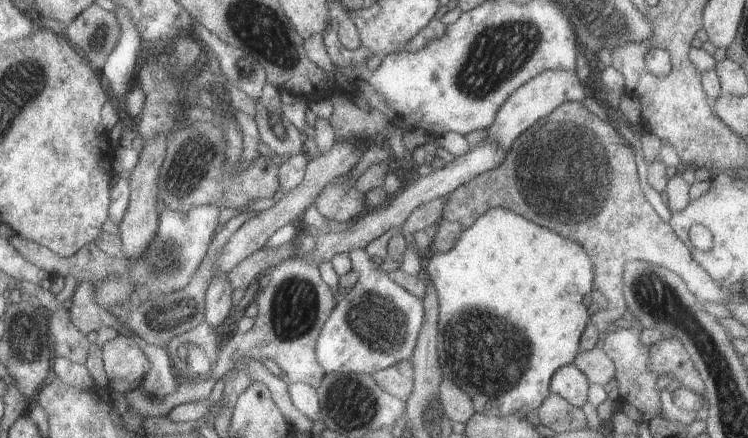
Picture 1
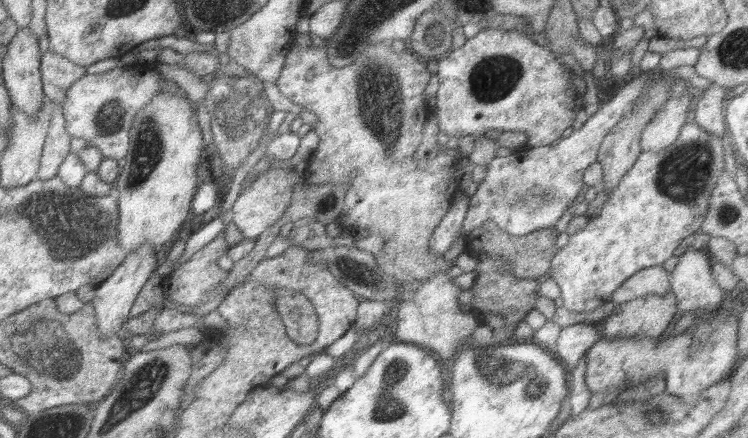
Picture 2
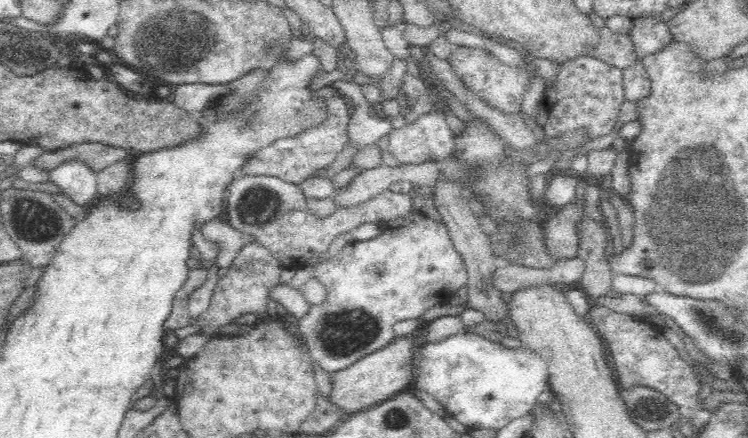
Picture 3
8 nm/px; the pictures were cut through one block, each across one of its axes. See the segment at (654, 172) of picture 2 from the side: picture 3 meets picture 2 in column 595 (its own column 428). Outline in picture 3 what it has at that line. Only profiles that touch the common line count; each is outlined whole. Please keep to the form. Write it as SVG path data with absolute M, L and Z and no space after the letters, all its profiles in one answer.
M410 210L402 220L382 222L380 234L370 240L356 240L340 248L336 254L328 254L326 260L312 260L312 278L318 278L328 294L326 300L318 306L312 306L310 312L300 320L300 334L308 342L310 356L326 372L340 372L358 362L360 358L370 356L376 350L382 350L394 336L394 324L418 318L422 312L432 306L446 304L454 292L468 284L468 270L464 258L456 252L454 242L448 236L446 226L440 220L428 218L424 212Z

